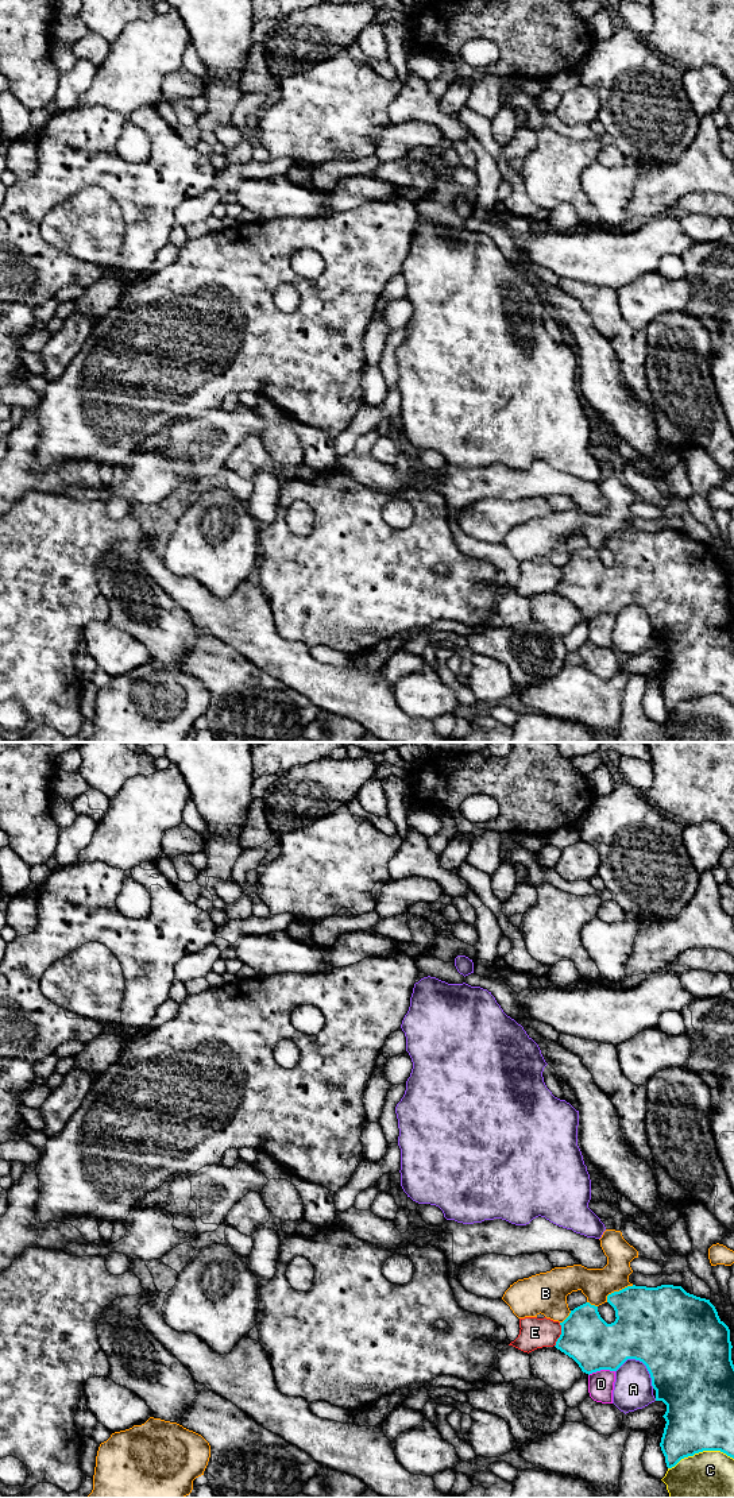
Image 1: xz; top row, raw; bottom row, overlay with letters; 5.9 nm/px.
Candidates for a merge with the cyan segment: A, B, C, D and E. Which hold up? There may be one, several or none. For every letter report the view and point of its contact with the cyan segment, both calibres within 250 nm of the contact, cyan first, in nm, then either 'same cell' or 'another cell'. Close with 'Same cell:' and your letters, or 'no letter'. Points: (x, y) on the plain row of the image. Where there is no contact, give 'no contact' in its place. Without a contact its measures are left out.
A: xz (641, 605) | 500/220 nm | another cell
B: xz (617, 536) | 380/190 nm | another cell
C: xz (700, 695) | 400/380 nm | another cell
D: xz (601, 613) | 300/160 nm | another cell
E: xz (560, 579) | 300/180 nm | another cell
Same cell: no letter

